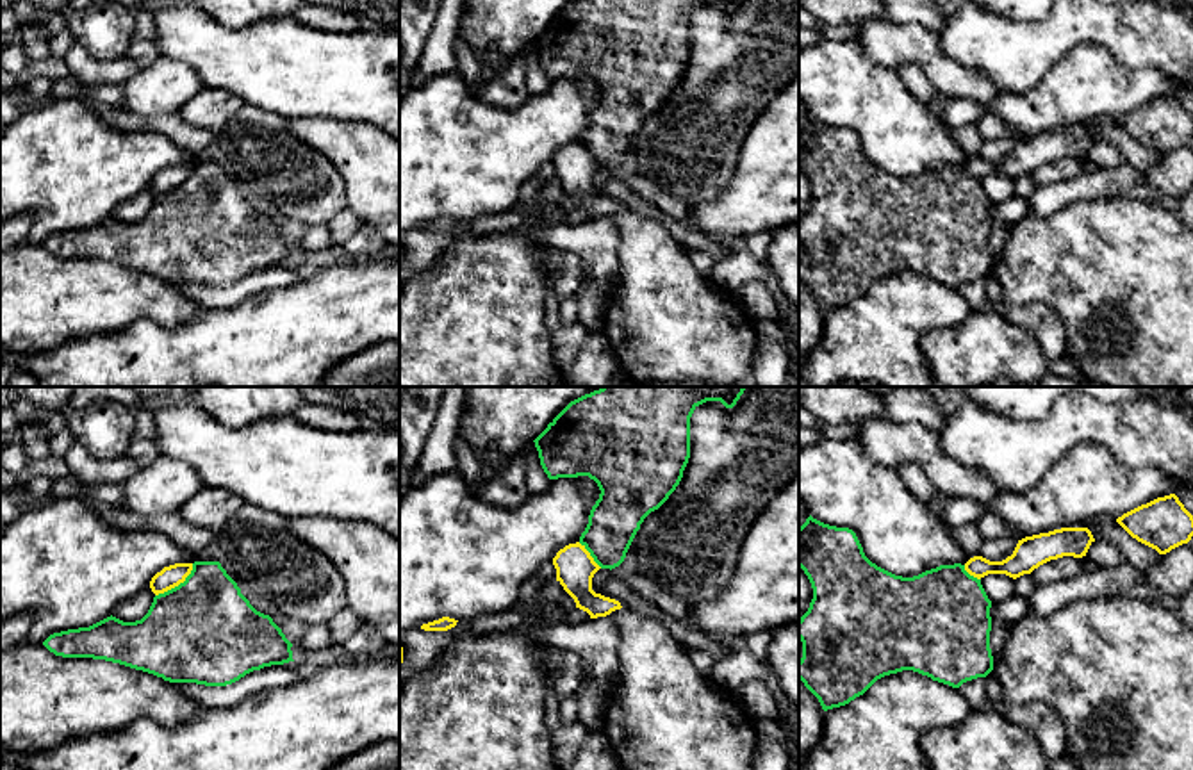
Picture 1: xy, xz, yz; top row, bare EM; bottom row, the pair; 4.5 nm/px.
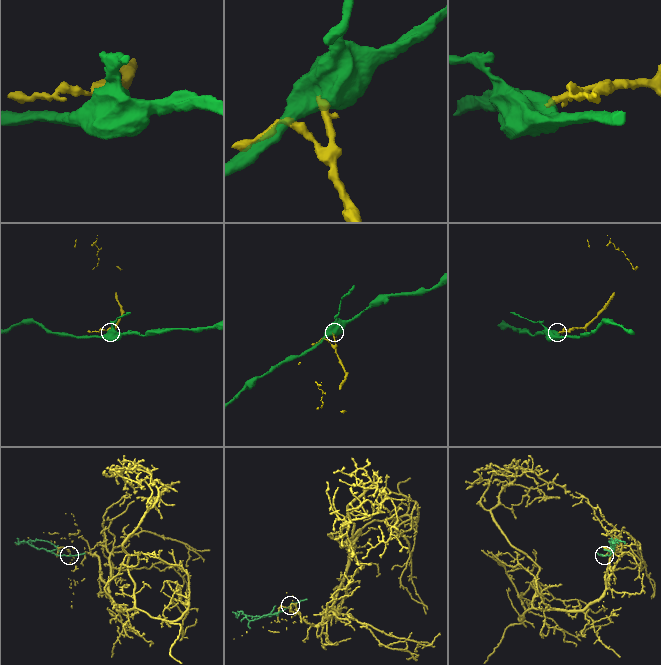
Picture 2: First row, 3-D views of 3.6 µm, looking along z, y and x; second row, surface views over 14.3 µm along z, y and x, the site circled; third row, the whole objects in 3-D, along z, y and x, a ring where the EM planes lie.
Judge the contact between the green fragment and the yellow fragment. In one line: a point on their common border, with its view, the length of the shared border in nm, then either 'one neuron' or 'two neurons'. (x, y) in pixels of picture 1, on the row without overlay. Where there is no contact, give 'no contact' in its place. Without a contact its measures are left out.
contact xy (179, 186); length 220 nm; two neurons

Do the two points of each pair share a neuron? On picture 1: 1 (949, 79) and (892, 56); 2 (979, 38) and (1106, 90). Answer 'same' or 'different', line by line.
1: same
2: different

